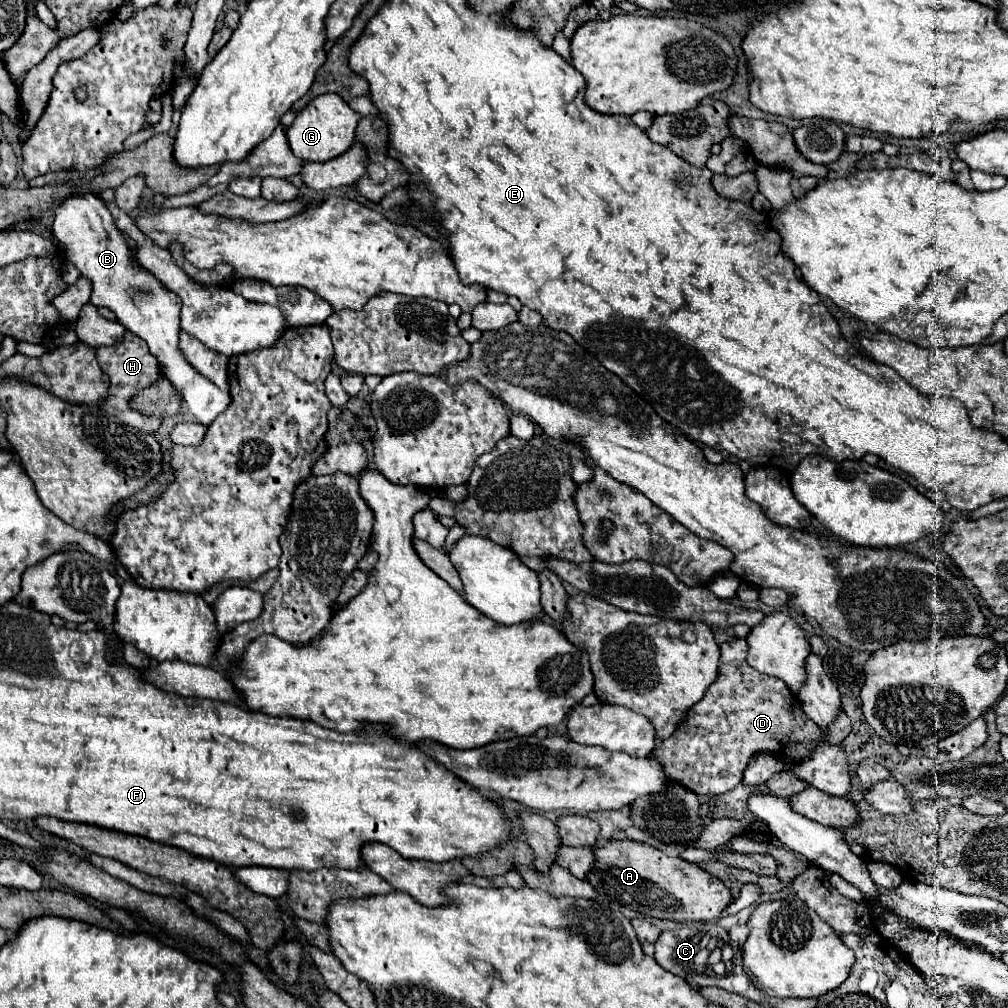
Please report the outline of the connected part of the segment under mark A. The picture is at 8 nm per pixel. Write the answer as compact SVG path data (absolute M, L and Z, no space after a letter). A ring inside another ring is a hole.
M611 840L605 846L593 848L593 852L595 852L597 862L587 876L593 888L599 894L603 892L615 902L619 902L621 906L627 906L647 918L663 918L663 920L673 920L673 922L711 922L711 920L717 920L721 912L725 912L725 908L733 904L735 900L733 892L729 892L729 888L725 888L725 884L721 884L721 880L717 880L717 876L713 876L711 872L705 872L697 864L691 864L683 858L667 856L665 852L653 846L639 844L633 840Z

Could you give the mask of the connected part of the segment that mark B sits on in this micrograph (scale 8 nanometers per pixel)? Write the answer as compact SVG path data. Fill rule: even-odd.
M85 192L85 196L69 196L69 200L61 200L61 204L55 206L53 234L63 256L75 264L83 278L91 280L91 304L105 306L115 312L119 324L147 342L149 350L157 356L163 374L177 390L181 390L189 412L199 424L209 426L211 420L215 420L231 404L231 396L229 392L219 390L215 384L211 384L205 376L197 374L183 360L183 354L179 354L177 342L181 332L181 298L165 288L165 284L157 280L153 272L145 268L133 268L133 264L129 264L129 256L135 254L129 250L123 234L117 230L113 216L105 208L105 204L91 192Z

